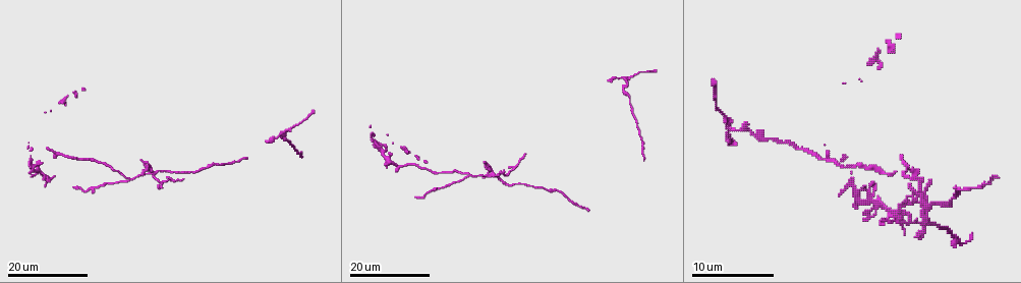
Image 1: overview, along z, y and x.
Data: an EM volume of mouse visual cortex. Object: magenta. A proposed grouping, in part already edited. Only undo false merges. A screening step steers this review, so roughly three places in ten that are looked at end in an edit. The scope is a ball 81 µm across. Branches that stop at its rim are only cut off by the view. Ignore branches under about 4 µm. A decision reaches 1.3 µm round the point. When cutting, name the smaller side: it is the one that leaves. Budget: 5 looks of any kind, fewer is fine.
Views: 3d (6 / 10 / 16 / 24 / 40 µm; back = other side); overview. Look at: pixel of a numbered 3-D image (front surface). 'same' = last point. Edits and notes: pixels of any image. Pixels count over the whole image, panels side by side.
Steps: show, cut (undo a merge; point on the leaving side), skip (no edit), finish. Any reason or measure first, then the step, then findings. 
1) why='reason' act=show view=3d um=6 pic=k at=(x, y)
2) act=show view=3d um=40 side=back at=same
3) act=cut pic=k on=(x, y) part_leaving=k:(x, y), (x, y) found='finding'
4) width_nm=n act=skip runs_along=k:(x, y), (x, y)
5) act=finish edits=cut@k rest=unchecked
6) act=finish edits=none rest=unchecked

why='a fork' act=show view=3d um=16 pic=1 at=(729, 126)

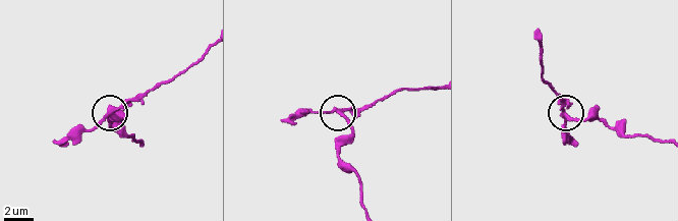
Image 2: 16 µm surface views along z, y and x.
act=show view=3d um=10 pic=2 at=(116, 108)

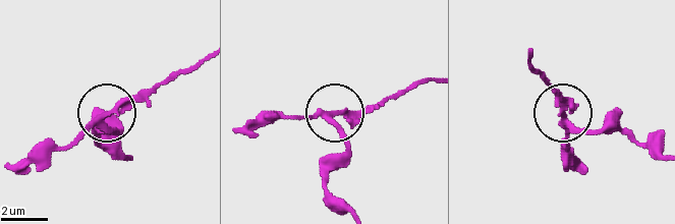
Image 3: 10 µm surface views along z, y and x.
act=cut pic=3 on=(126, 107) part_leaving=3:(101, 120), (122, 104), (146, 100), (204, 63) found='two neurons meet here'

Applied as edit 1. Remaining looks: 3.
why='four or more arms meet' act=show view=3d um=24 pic=1 at=(927, 203)

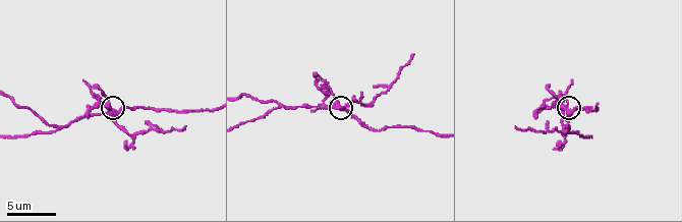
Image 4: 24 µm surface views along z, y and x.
act=show view=3d um=6 pic=4 at=(567, 110)

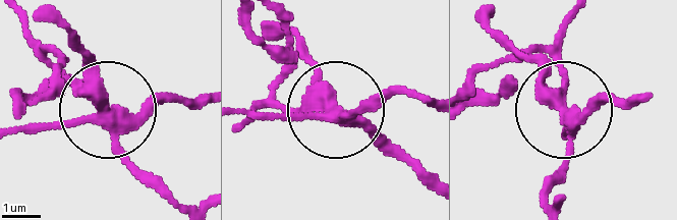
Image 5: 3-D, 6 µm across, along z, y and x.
width_nm=360 act=cut pic=5 on=(88, 65) part_leaving=5:(110, 119), (119, 146), (168, 194), (198, 204) found='a second neuron is stuck on'

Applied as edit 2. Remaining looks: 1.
why='three-way junction' act=show view=3d um=16 pic=4 at=(283, 107)

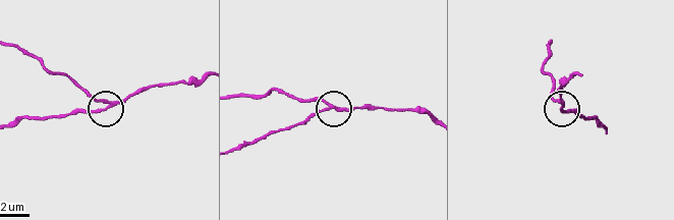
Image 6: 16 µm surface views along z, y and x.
arms=3 act=cut pic=6 on=(93, 110) found='two neurons meet here'

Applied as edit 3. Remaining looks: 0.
act=finish edits=cut@3,cut@5,cut@6 rest=unchecked

